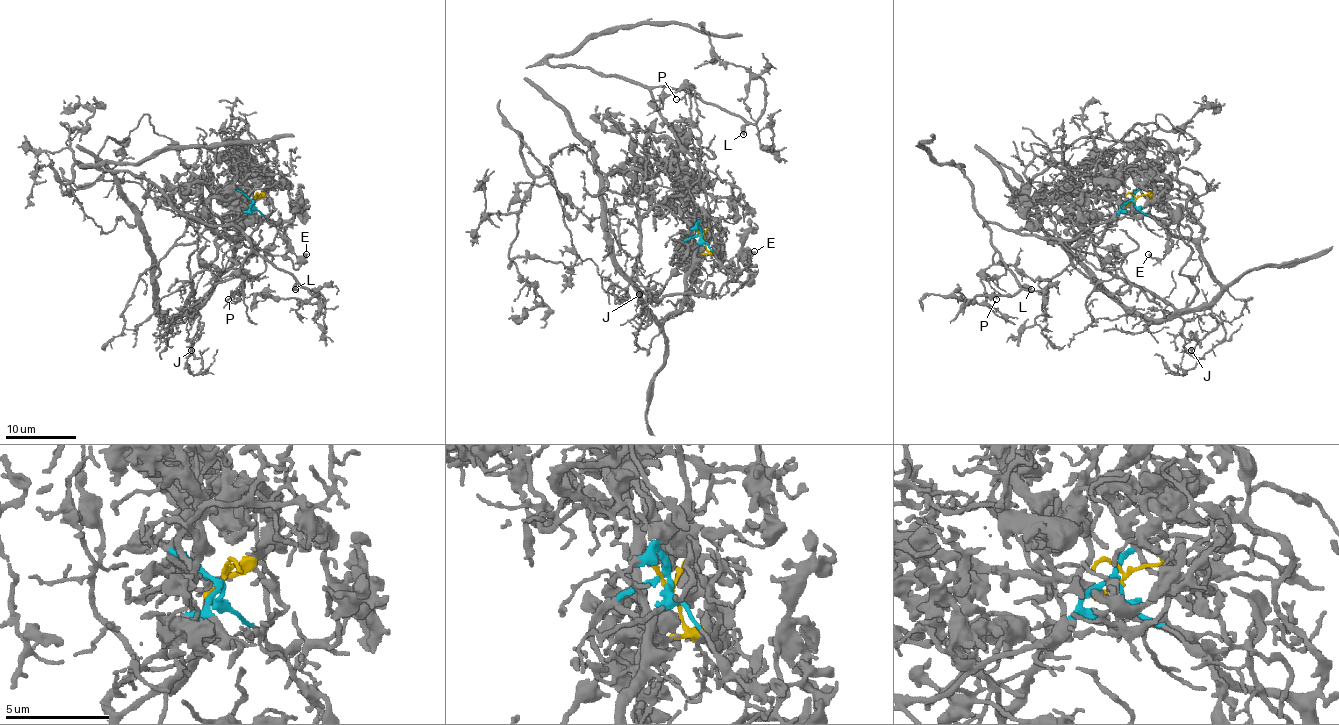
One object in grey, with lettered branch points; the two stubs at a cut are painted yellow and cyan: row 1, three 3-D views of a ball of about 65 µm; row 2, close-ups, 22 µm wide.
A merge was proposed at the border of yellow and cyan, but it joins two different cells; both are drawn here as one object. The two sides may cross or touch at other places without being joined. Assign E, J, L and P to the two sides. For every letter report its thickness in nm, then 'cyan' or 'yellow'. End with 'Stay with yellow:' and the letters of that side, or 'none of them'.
E: 190 nm | cyan
J: 170 nm | yellow
L: 500 nm | cyan
P: 110 nm | cyan
Stay with yellow: J

